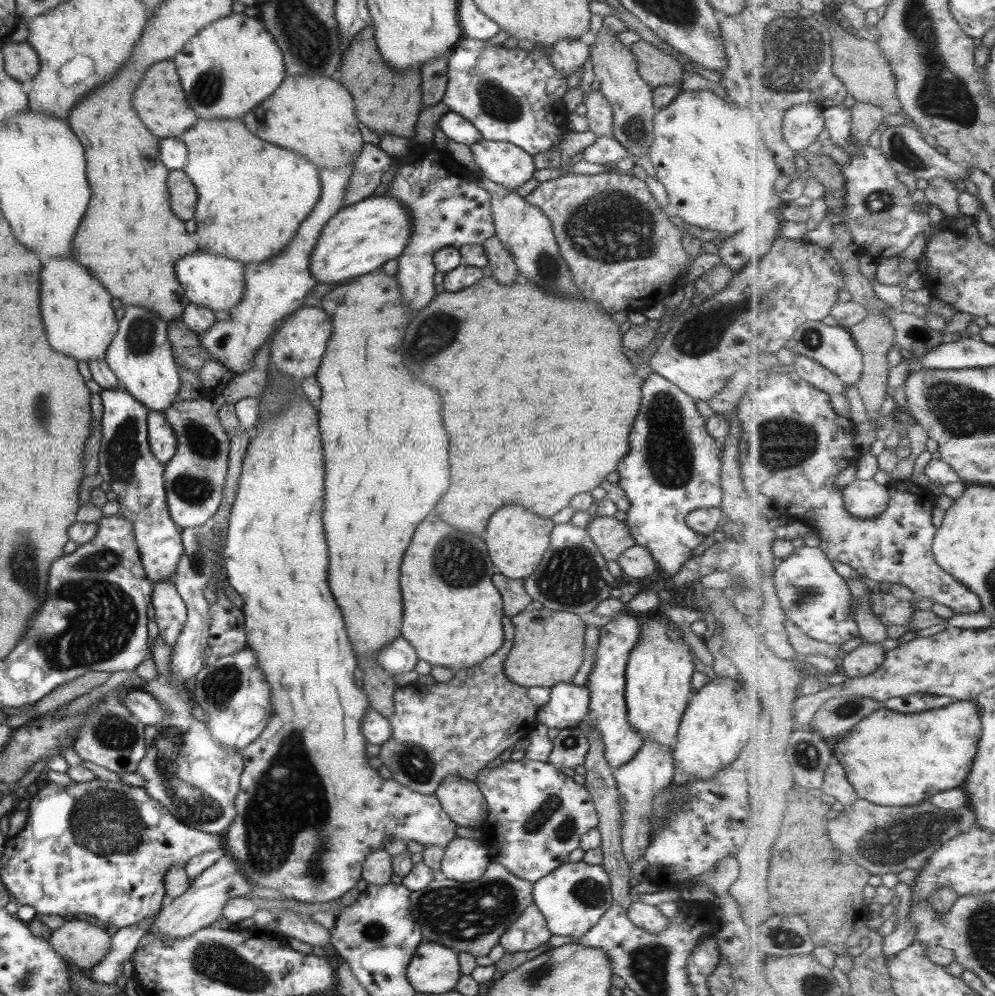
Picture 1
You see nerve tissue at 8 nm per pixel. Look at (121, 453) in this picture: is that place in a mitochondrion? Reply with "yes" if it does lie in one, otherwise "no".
yes

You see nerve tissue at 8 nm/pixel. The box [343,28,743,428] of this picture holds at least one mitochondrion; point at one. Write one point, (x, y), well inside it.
(617, 210)

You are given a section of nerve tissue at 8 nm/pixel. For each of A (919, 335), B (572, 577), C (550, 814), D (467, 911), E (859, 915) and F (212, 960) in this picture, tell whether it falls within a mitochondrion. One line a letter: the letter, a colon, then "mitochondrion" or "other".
A: other
B: mitochondrion
C: mitochondrion
D: mitochondrion
E: other
F: mitochondrion

